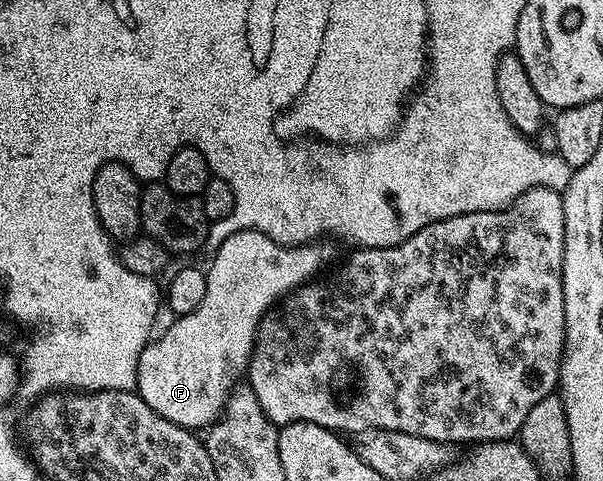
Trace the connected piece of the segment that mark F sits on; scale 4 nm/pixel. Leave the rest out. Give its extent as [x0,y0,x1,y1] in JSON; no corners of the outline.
[135,231,336,427]

